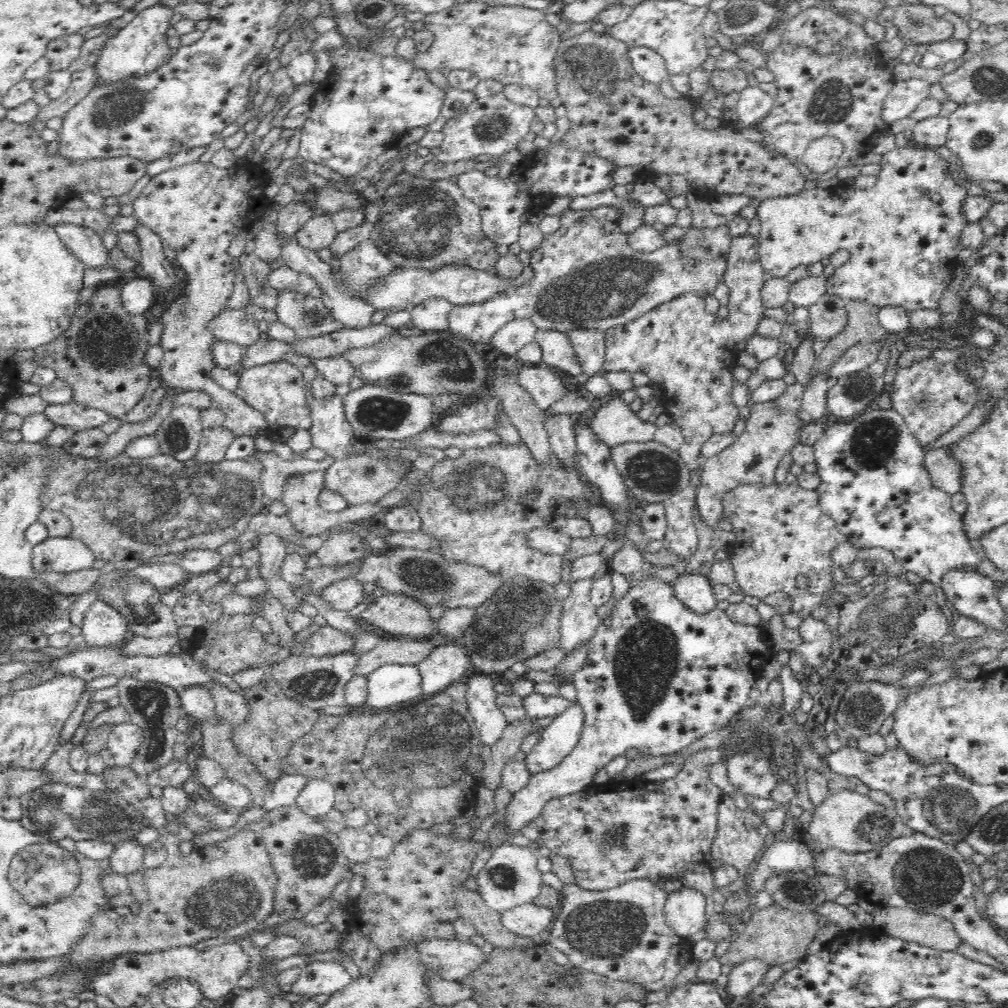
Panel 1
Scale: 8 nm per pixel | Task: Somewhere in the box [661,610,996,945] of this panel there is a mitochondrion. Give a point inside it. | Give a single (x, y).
(928, 875)

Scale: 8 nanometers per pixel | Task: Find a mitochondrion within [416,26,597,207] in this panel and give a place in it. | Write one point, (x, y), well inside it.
(493, 128)

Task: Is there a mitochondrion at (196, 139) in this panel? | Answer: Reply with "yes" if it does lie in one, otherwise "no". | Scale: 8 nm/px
no

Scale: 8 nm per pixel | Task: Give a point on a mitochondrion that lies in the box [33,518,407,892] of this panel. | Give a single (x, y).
(314, 855)

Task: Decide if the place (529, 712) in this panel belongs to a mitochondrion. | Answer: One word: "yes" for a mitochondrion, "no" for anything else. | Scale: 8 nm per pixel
no

